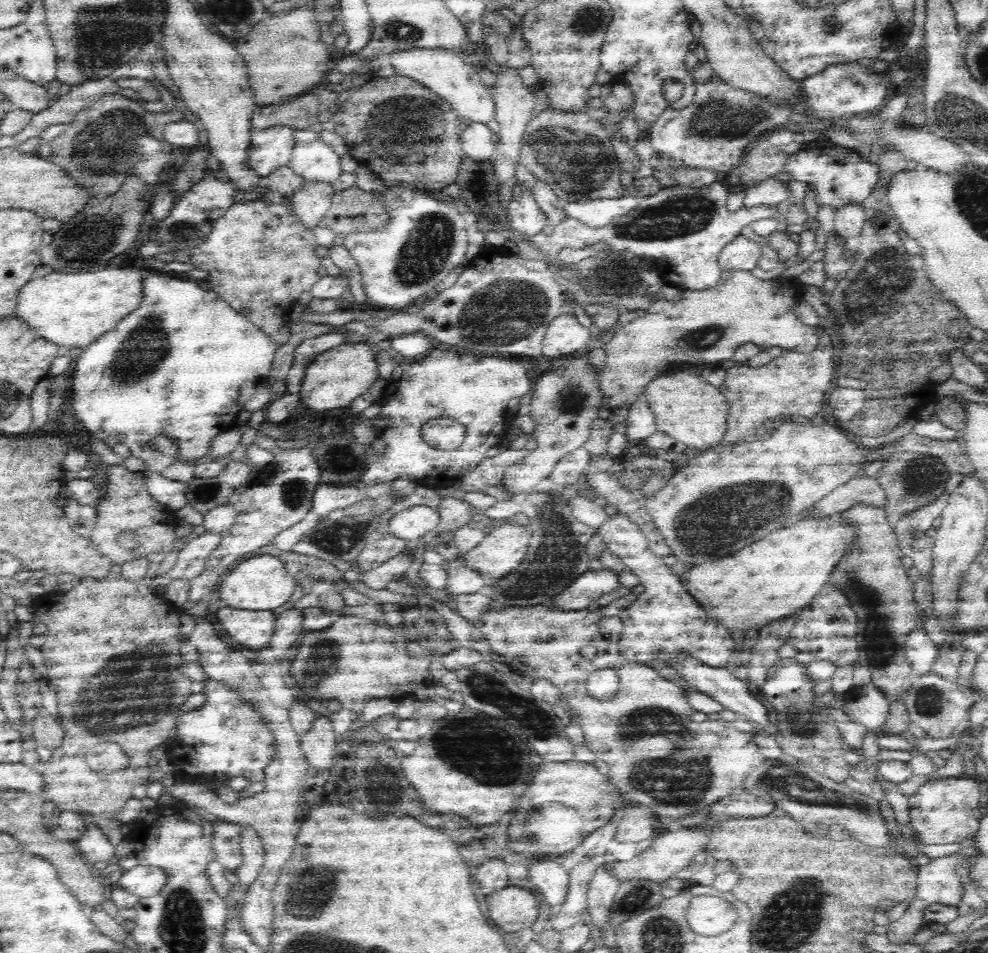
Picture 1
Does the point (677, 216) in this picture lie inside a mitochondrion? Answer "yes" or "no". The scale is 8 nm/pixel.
yes

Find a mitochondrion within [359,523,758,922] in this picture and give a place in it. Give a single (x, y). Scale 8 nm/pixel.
(682, 778)

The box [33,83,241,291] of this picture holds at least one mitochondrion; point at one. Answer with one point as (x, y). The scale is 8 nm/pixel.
(115, 125)

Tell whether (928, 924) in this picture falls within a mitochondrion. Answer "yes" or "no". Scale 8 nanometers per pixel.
no

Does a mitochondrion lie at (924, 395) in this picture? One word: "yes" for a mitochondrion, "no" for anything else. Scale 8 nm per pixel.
no

